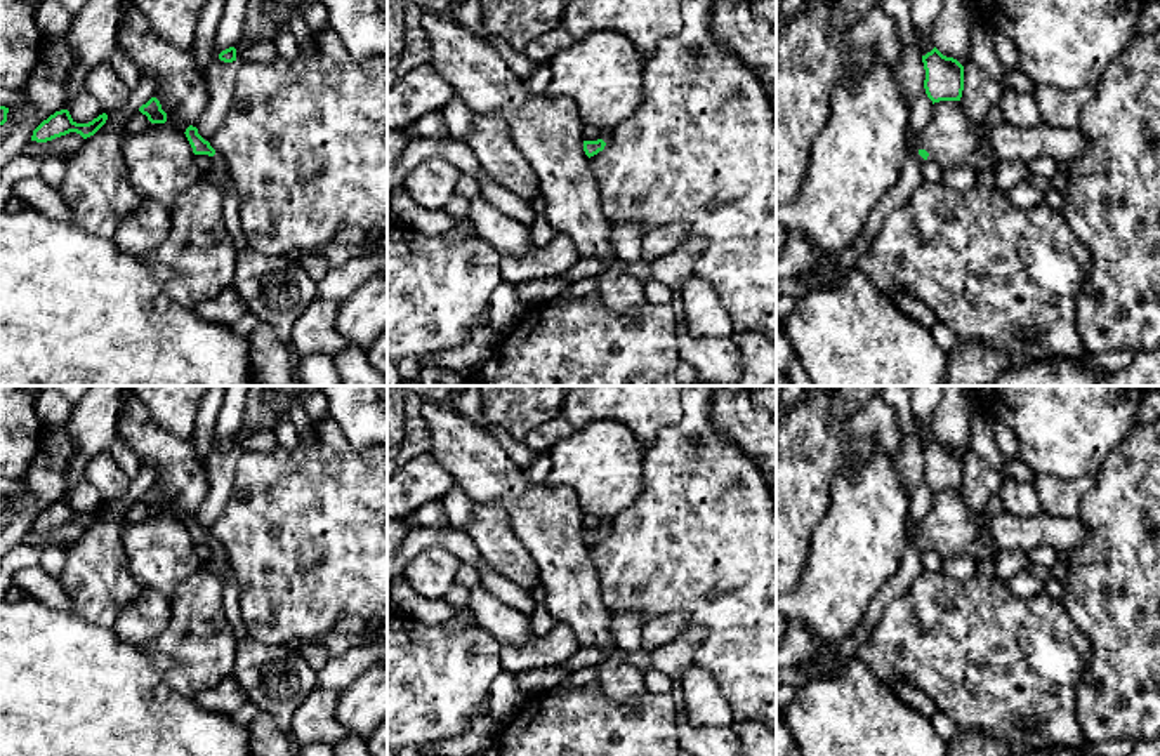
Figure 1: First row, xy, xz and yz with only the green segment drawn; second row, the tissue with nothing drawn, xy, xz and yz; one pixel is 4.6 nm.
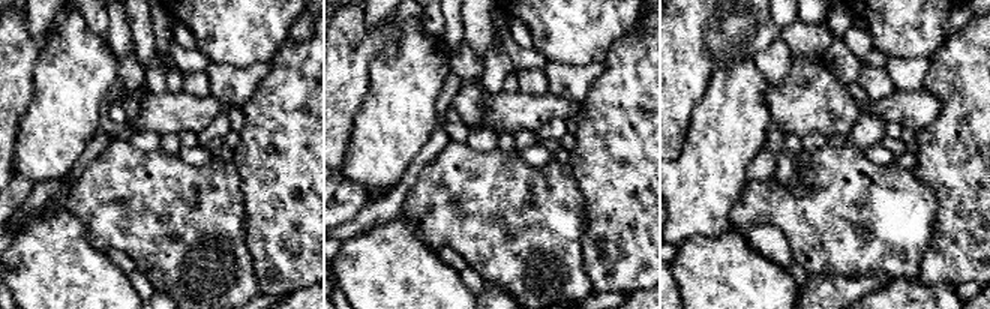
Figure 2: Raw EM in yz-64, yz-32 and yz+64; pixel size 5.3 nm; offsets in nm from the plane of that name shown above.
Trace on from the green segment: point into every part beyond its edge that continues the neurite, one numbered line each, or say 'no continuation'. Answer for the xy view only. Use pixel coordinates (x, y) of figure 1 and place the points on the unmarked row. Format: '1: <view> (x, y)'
no continuation

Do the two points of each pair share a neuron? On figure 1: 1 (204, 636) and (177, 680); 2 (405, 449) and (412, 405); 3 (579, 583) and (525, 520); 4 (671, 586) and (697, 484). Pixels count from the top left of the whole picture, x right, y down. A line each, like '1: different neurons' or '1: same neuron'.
1: same neuron
2: same neuron
3: same neuron
4: same neuron

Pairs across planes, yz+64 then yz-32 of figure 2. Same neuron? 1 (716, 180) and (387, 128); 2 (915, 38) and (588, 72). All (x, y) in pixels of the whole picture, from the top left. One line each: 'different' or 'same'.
1: same
2: different

